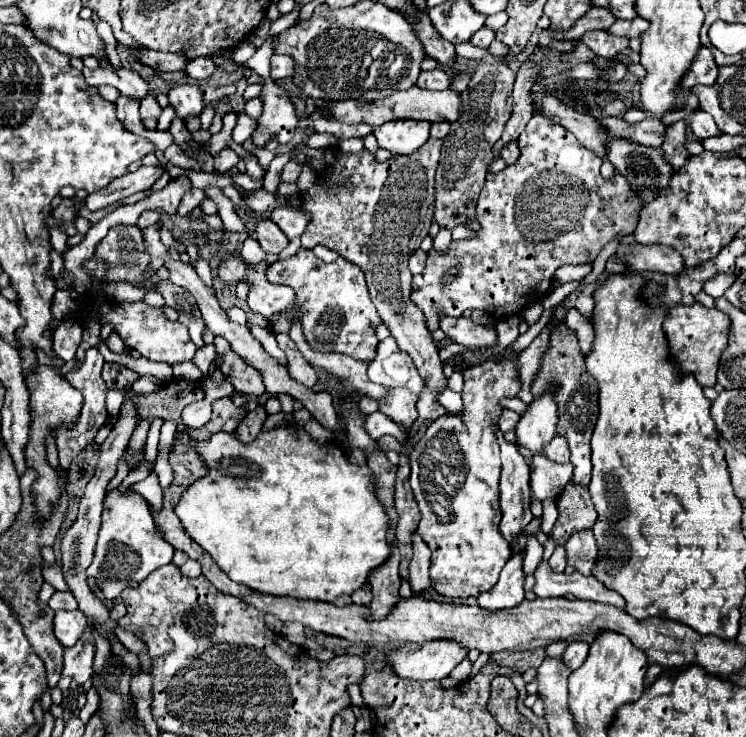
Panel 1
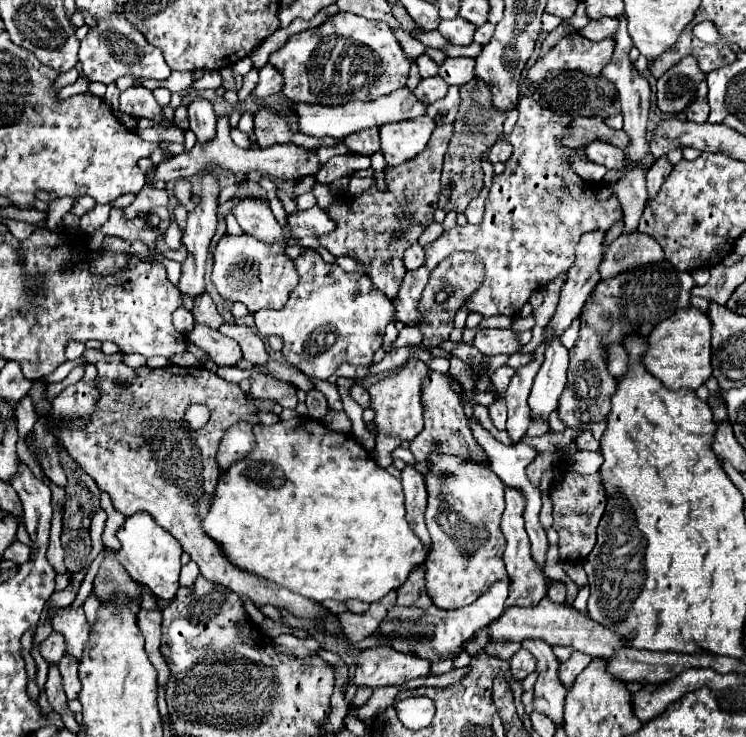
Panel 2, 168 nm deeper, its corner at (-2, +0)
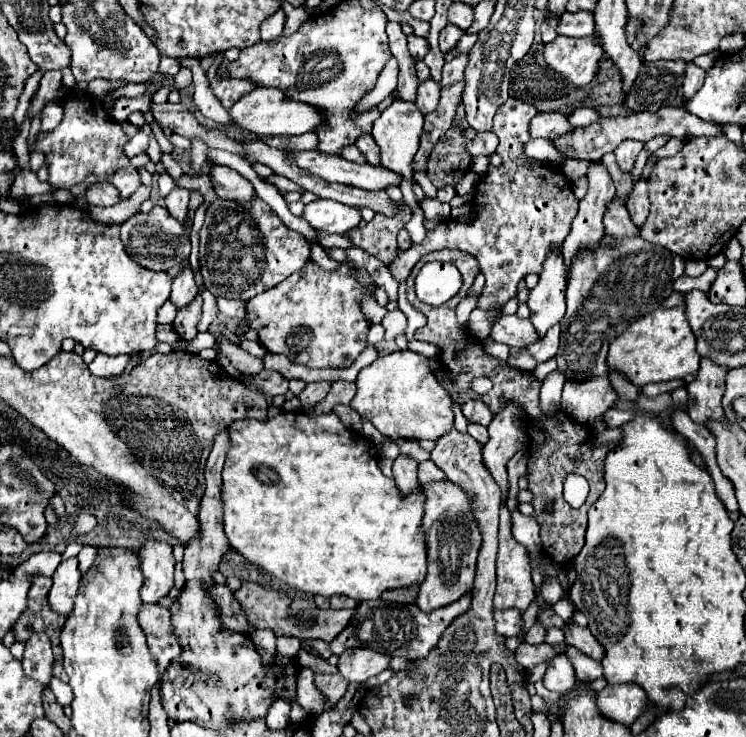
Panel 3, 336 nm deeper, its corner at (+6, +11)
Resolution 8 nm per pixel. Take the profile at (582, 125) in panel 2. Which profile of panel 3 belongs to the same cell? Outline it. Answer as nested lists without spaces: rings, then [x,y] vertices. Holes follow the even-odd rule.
[[[541,112],[531,120],[529,126],[531,138],[549,138],[555,140],[557,136],[565,136],[573,132],[573,124],[569,122],[567,114],[561,112]]]

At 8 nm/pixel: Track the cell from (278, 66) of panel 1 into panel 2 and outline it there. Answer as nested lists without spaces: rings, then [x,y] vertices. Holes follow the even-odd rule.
[[[267,63],[261,69],[261,77],[259,77],[257,87],[253,89],[253,95],[257,99],[265,99],[265,97],[279,93],[279,91],[281,91],[281,73],[275,67],[269,67],[269,63]]]

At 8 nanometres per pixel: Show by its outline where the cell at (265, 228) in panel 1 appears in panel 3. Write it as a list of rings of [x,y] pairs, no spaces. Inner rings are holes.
[[[213,166],[207,170],[211,174],[213,188],[219,198],[223,200],[237,200],[241,204],[247,204],[255,198],[255,188],[249,180],[245,180],[239,172],[227,168],[227,166]]]

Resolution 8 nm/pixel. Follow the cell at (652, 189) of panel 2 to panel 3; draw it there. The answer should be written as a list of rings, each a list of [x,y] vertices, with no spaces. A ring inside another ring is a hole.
[[[641,178],[635,186],[633,186],[633,192],[629,194],[629,200],[627,200],[627,210],[631,214],[631,220],[641,226],[649,214],[649,196],[647,196],[647,190],[649,190],[649,180],[647,178]]]

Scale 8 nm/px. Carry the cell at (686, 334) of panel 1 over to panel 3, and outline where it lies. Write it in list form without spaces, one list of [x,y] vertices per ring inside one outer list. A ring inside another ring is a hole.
[[[683,306],[657,308],[653,314],[633,322],[621,336],[611,342],[607,354],[609,368],[621,370],[639,388],[649,382],[675,380],[695,374],[699,368],[699,360],[701,358],[695,348],[695,336],[689,328]]]

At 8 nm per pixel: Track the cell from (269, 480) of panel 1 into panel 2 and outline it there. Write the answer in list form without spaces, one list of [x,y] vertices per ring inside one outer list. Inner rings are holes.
[[[295,417],[291,421],[279,421],[271,427],[267,425],[255,425],[255,439],[257,439],[257,447],[239,463],[235,463],[221,479],[215,491],[215,499],[213,499],[213,507],[209,511],[209,515],[205,517],[205,533],[209,533],[209,537],[213,537],[217,543],[223,545],[225,555],[231,559],[231,563],[237,563],[237,567],[251,571],[255,575],[261,575],[281,587],[287,587],[293,593],[299,593],[307,599],[313,599],[317,603],[321,603],[323,599],[337,599],[337,601],[347,601],[347,599],[359,599],[365,603],[375,603],[379,599],[383,599],[389,591],[397,591],[403,583],[405,577],[409,577],[409,573],[417,567],[425,563],[427,551],[423,541],[409,529],[407,521],[405,521],[405,507],[403,507],[403,491],[401,491],[401,483],[399,479],[391,477],[385,469],[381,469],[369,451],[365,451],[351,435],[347,433],[337,433],[327,429],[321,421],[317,419],[309,419],[309,417]]]

